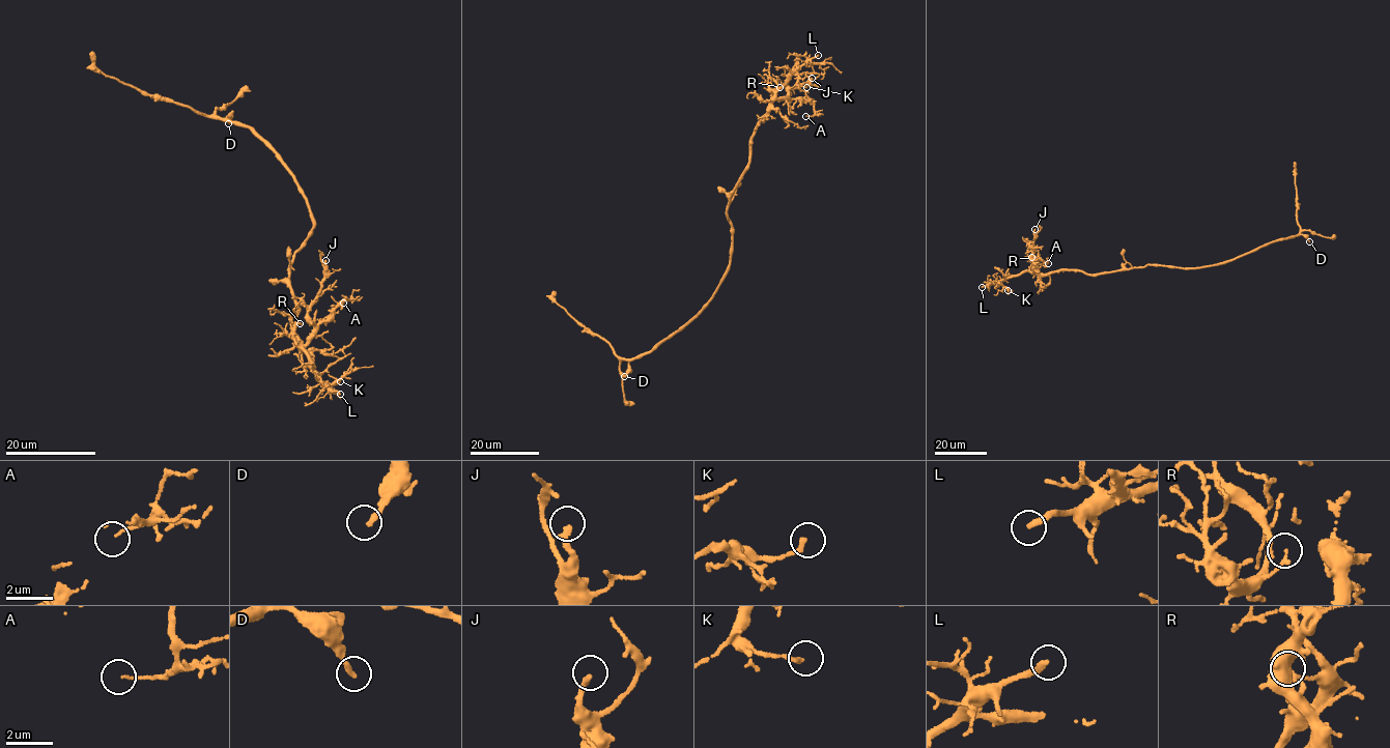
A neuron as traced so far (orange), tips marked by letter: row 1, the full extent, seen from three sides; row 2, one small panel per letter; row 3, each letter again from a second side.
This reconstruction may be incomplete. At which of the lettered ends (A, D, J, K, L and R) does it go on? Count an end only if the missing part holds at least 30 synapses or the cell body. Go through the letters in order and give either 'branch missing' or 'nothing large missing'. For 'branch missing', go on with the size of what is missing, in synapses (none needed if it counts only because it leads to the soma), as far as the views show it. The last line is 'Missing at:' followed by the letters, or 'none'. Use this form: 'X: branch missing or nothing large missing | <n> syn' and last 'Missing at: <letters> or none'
A: nothing large missing
D: nothing large missing
J: nothing large missing
K: nothing large missing
L: branch missing
R: nothing large missing
Missing at: L

